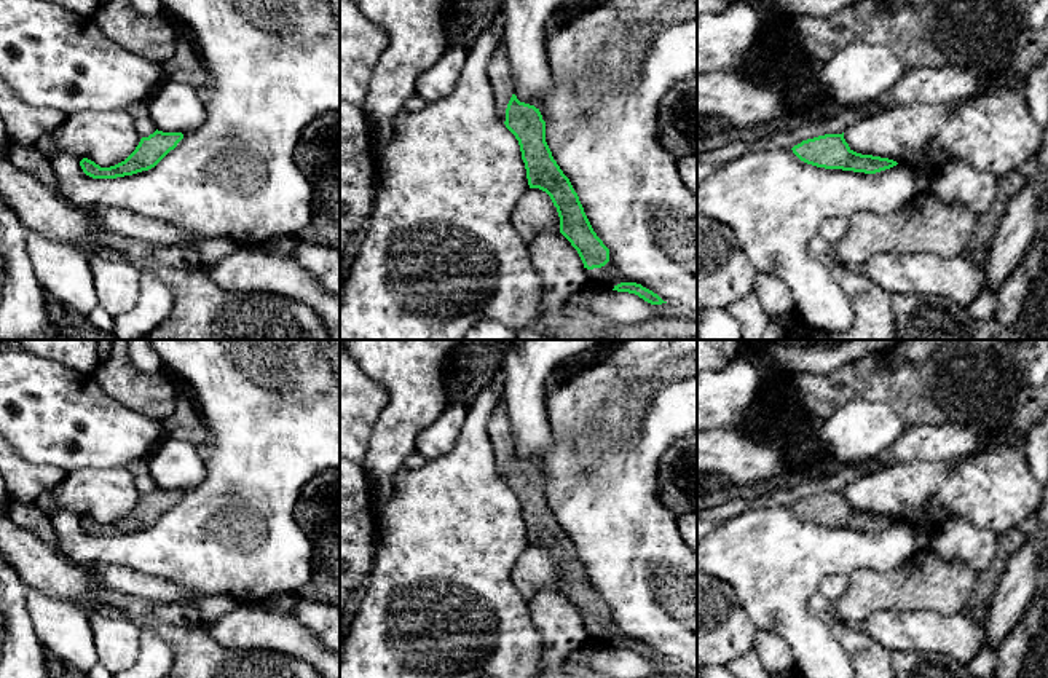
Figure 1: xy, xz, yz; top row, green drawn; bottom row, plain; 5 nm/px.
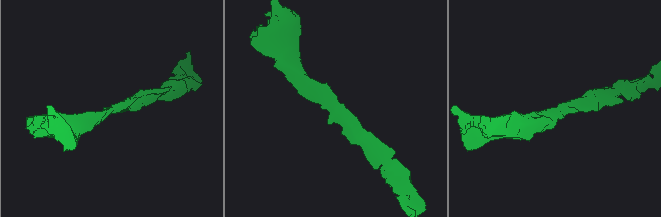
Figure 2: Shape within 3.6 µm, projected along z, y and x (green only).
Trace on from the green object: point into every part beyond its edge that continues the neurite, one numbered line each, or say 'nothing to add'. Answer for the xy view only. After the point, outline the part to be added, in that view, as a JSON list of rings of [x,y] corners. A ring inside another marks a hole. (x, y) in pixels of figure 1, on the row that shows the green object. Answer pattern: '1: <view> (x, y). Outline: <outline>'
nothing to add

